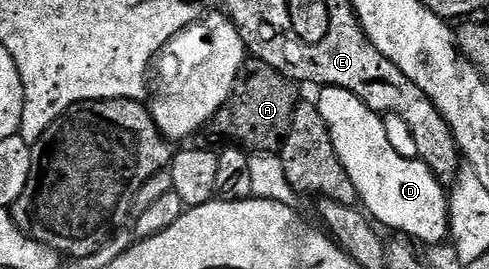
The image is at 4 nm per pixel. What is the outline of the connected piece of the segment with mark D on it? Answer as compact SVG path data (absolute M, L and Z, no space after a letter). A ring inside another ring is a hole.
M322 88L316 97L316 103L324 122L330 128L332 146L348 174L352 178L352 186L356 186L361 207L383 229L395 228L403 232L411 241L423 240L426 244L438 244L442 239L449 237L450 233L450 202L447 189L442 181L435 178L429 166L417 158L405 160L396 149L390 145L390 136L382 125L383 117L373 112L356 94L339 88Z

